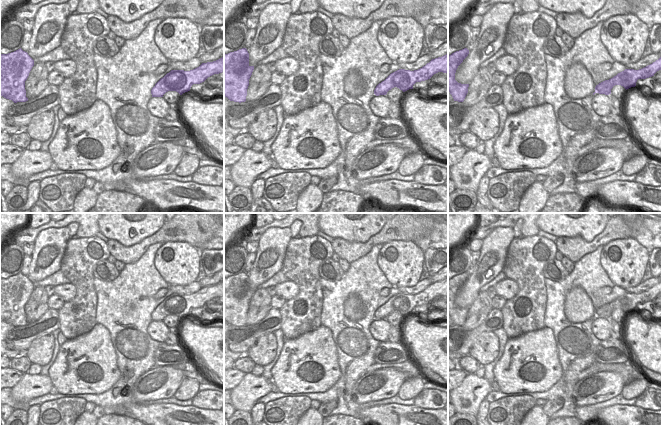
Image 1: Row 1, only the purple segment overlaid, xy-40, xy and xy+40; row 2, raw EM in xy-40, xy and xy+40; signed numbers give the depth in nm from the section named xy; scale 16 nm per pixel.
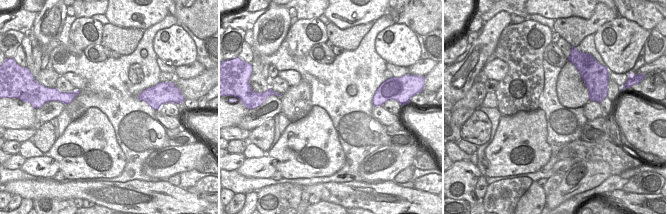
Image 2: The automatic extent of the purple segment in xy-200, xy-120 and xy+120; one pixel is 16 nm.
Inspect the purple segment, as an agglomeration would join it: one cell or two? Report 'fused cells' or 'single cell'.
fused cells

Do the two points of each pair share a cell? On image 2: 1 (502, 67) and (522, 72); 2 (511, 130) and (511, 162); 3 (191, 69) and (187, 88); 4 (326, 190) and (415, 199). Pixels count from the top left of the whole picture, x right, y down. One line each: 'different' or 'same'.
1: different
2: same
3: different
4: same

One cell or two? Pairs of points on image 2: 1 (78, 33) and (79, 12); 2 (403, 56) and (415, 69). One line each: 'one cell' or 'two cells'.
1: two cells
2: two cells

